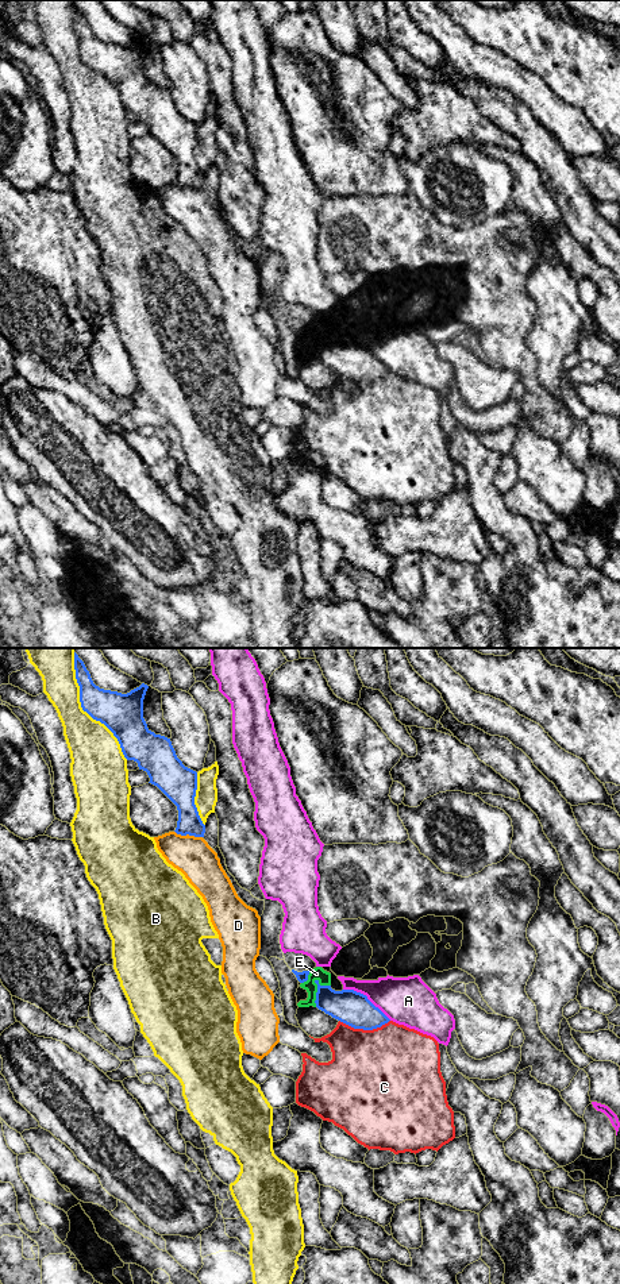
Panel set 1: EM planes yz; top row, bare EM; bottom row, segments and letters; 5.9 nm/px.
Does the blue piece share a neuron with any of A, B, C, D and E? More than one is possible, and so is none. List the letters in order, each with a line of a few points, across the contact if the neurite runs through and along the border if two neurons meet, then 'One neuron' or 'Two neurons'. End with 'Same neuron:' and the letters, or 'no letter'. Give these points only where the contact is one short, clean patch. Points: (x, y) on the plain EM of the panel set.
A: Two neurons
B: Two neurons
C: Two neurons
D: Two neurons
E: Line: yz (318, 331), (315, 358). Two neurons
Same neuron: no letter

